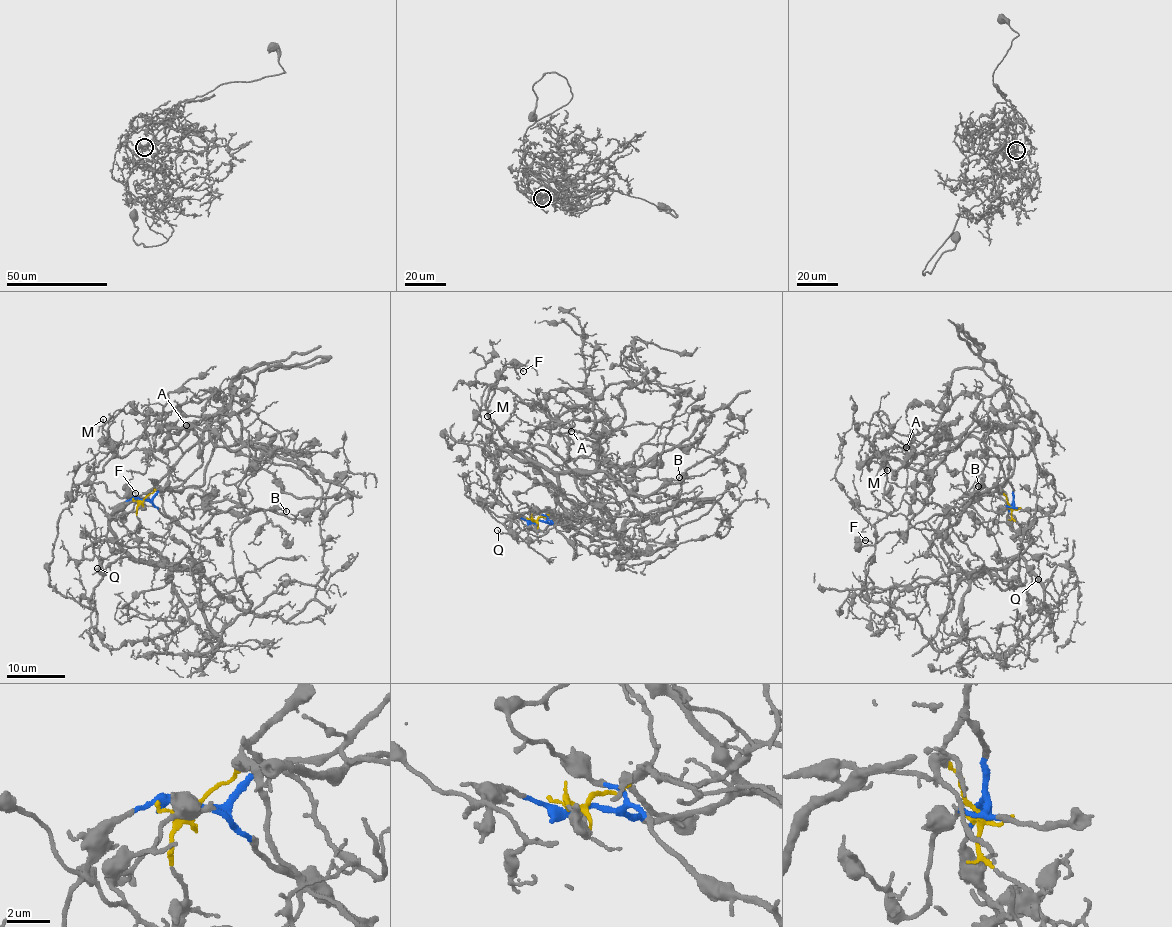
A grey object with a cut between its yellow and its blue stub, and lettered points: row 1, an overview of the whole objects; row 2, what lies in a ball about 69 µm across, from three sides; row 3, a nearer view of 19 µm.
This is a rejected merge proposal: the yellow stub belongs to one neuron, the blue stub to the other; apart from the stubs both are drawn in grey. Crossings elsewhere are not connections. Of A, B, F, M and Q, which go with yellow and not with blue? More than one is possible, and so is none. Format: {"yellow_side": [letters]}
{"yellow_side": []}

